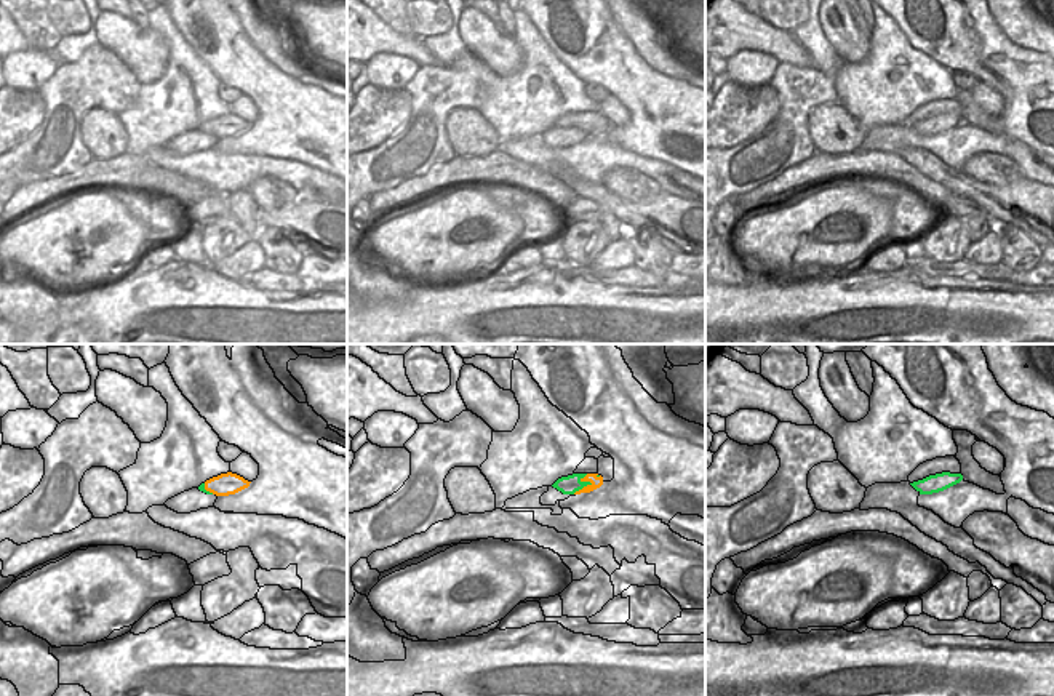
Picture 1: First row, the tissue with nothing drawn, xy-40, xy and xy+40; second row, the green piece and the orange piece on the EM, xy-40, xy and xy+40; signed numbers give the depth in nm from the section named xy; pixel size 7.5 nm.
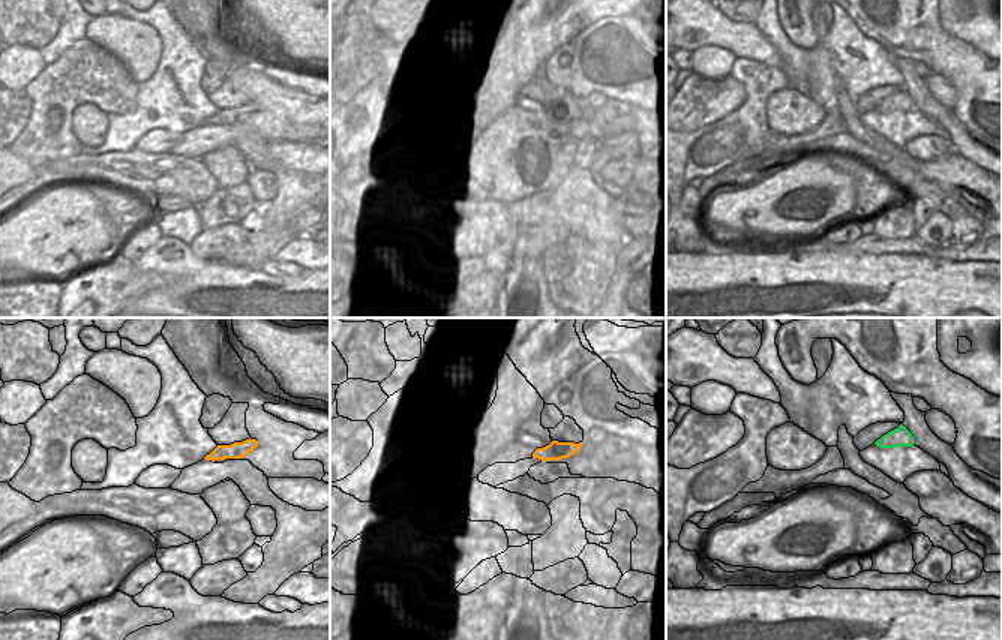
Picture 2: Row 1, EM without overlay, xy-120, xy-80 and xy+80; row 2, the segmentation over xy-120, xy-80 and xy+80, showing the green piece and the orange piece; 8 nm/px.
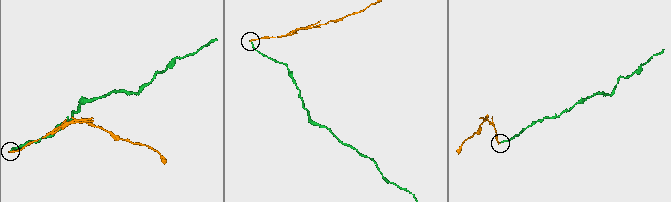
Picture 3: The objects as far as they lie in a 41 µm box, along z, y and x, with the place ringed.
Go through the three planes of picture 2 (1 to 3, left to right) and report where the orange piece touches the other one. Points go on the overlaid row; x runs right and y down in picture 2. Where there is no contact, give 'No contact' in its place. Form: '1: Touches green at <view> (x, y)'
1: No contact
2: No contact
3: No contact.

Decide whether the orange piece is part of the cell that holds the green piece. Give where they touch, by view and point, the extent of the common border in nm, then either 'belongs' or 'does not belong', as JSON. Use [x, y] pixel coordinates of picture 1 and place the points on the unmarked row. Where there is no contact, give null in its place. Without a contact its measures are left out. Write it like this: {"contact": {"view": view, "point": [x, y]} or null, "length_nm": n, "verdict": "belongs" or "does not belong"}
{"contact": {"view": "xy", "point": [584, 127]}, "length_nm": 190, "verdict": "does not belong"}

